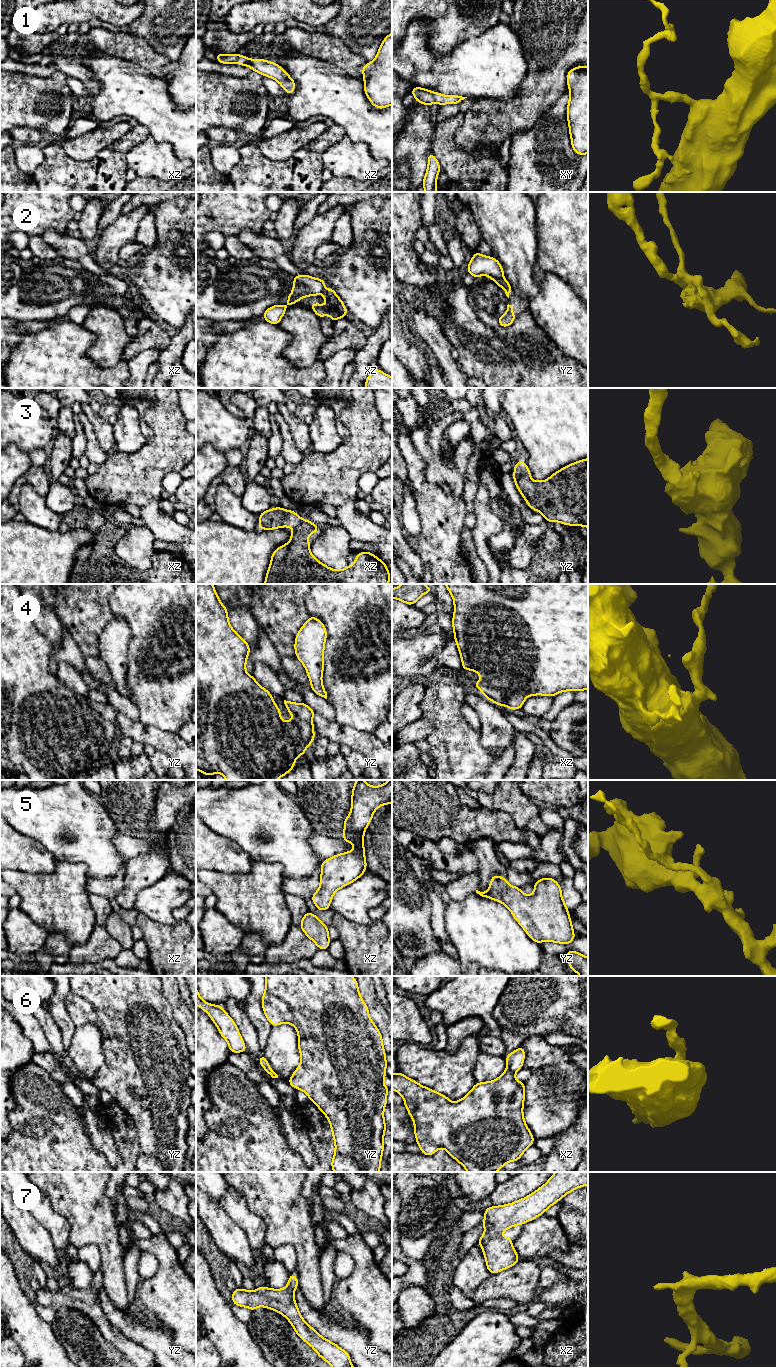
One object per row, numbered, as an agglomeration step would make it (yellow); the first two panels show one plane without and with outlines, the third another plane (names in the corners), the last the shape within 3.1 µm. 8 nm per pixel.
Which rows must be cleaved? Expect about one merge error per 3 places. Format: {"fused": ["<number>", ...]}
{"fused": ["1", "2"]}

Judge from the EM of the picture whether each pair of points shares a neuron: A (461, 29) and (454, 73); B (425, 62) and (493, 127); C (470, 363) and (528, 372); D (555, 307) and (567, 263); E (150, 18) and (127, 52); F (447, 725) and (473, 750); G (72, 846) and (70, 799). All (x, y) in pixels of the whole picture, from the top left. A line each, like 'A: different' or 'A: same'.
A: different
B: different
C: same
D: different
E: different
F: same
G: same

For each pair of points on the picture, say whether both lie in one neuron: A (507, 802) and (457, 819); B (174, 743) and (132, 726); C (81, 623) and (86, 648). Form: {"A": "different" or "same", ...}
{"A": "different", "B": "same", "C": "same"}

